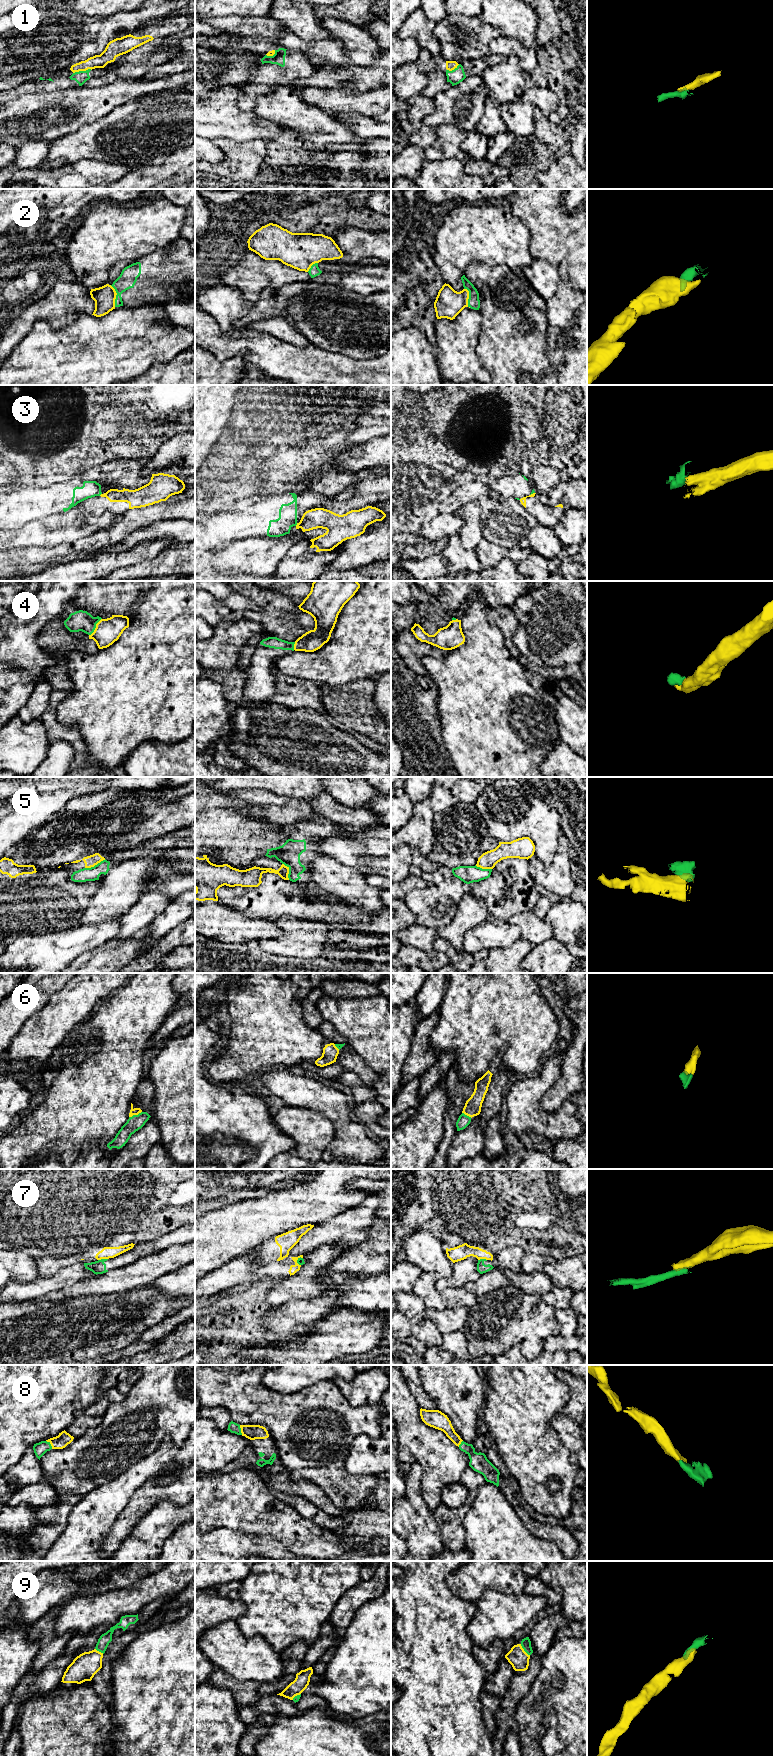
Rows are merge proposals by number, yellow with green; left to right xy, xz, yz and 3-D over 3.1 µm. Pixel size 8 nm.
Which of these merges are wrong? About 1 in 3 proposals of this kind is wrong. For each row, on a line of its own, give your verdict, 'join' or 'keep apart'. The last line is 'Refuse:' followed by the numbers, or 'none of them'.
1: keep apart
2: join
3: keep apart
4: join
5: keep apart
6: join
7: keep apart
8: join
9: join
Refuse: 1, 3, 5, 7

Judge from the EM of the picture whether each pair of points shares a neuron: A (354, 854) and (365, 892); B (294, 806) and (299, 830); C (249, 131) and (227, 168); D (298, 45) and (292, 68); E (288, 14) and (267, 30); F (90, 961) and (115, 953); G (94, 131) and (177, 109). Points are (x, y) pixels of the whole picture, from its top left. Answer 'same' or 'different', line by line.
A: different
B: different
C: different
D: different
E: different
F: same
G: same

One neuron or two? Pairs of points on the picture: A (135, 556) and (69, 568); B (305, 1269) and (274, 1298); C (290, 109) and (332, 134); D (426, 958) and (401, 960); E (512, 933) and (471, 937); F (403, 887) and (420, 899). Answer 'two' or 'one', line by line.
A: one
B: one
C: one
D: one
E: one
F: two

